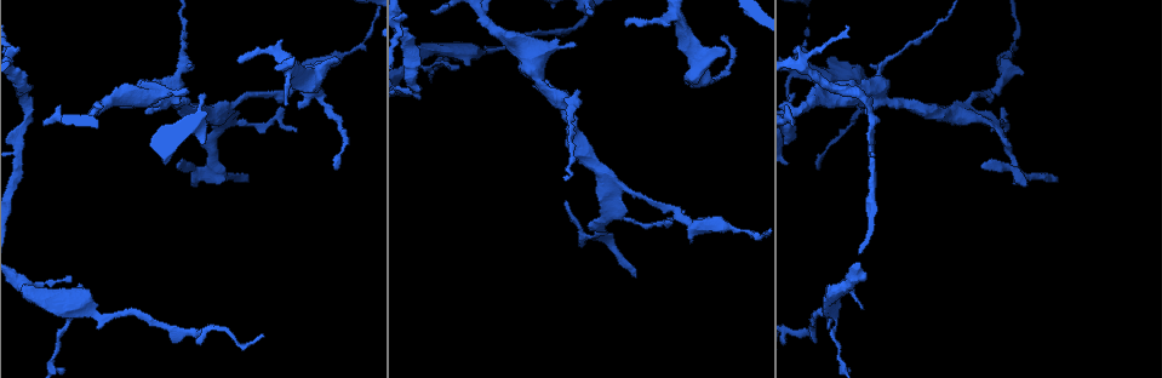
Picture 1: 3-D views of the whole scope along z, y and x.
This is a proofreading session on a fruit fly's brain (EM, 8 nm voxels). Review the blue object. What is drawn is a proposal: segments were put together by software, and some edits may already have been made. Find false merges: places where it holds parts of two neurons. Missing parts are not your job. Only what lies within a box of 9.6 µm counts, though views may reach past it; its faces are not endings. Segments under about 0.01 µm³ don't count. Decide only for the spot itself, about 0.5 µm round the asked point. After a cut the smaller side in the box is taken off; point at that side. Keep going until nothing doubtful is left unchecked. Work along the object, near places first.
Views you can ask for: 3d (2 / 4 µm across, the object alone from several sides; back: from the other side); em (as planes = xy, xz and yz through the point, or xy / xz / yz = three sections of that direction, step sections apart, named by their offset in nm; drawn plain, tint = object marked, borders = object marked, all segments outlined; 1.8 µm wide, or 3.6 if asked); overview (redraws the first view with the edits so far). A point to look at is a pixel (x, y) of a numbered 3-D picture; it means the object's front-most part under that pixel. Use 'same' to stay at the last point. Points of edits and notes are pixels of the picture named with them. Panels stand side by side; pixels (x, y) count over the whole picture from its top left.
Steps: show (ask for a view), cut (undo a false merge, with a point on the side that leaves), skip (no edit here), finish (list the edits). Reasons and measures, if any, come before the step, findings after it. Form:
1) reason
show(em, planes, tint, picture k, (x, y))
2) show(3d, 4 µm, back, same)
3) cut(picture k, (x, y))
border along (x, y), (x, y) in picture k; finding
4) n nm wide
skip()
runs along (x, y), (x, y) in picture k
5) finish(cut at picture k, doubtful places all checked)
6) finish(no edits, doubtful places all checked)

three-way junction
show(em, yz, step 16, tint, picture 1, (214, 165))

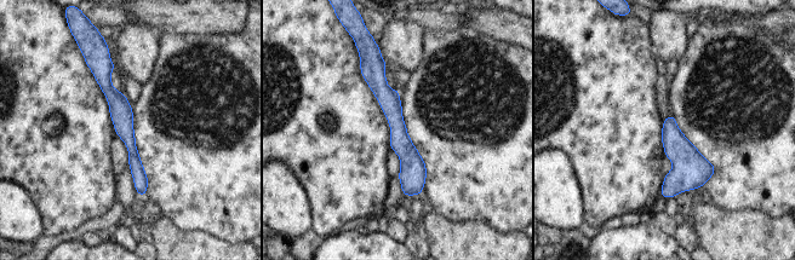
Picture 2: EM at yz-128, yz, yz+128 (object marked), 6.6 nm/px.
cut it another way
show(em, xz, step 16, tint, same)

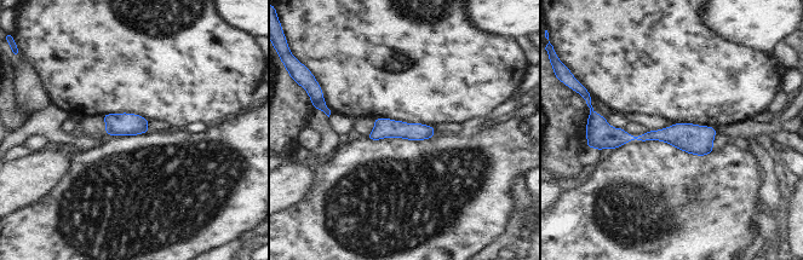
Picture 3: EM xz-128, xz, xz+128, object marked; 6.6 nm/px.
skip()
runs along (712, 131), (704, 136), (606, 137) in picture 3; all the same neuron

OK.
thick turns thin
show(3d, 4 µm, picture 1, (673, 13))

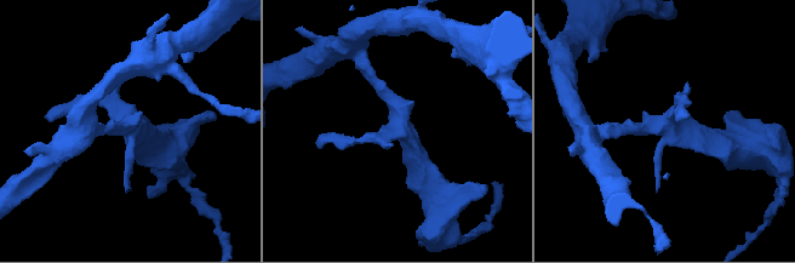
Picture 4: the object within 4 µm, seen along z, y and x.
show(em, planes, tint, picture 4, (131, 121))

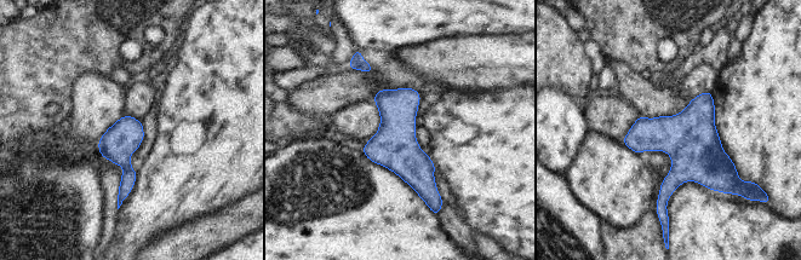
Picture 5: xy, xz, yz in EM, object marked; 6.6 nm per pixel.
skip()
runs along (383, 92), (428, 198) in picture 5; all the same neuron

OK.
calibre changes
show(em, xz, step 8, tint, picture 1, (460, 53))

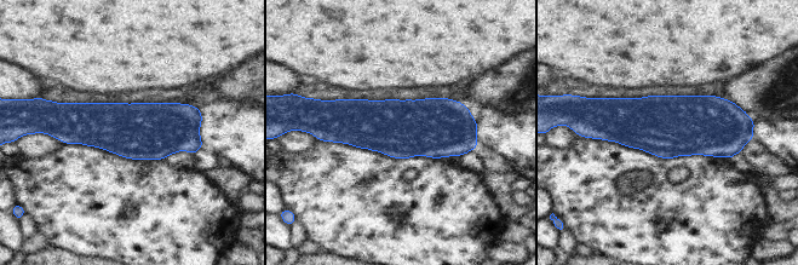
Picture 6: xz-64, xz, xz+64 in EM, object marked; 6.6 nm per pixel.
show(em, planes, tint, same)

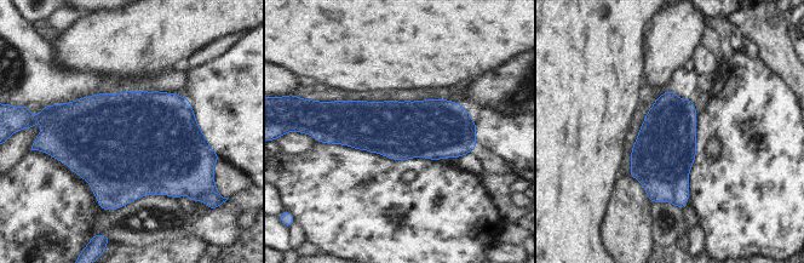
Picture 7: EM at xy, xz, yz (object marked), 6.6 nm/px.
380 nm wide
skip()
one neuron here

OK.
branch point
show(3d, 2 µm, back, picture 1, (842, 288))

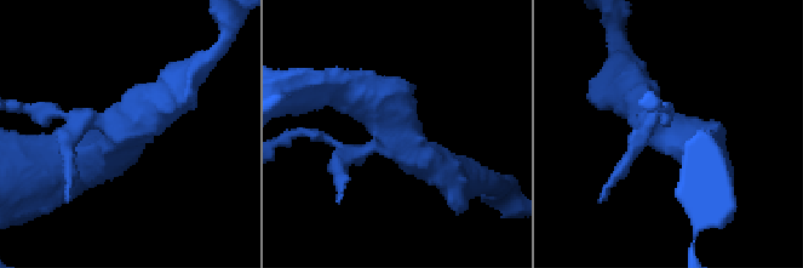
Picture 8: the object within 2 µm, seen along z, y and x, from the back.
now the EM
show(em, xy, step 4, tint, picture 8, (392, 131))

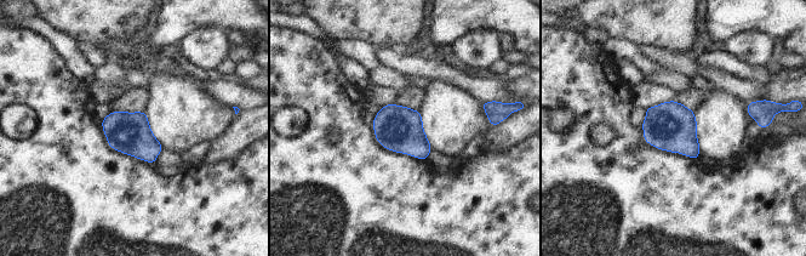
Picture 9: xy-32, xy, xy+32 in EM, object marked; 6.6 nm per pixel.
another direction
show(em, yz, step 4, borders, same)

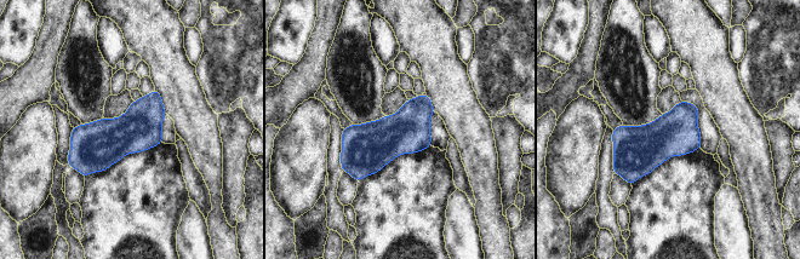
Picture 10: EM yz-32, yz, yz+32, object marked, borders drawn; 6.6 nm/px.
280 nm wide
skip()
one neuron here

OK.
finish(no edits, doubtful places all checked)

